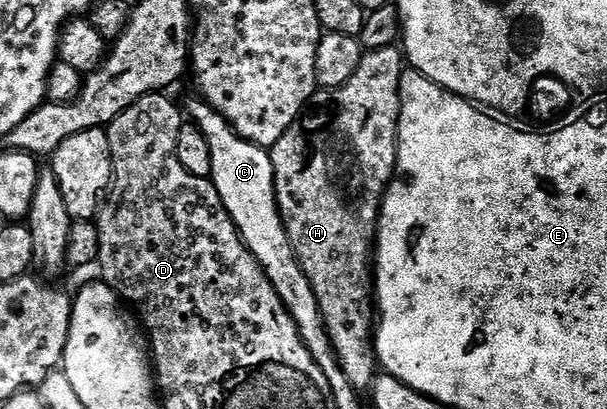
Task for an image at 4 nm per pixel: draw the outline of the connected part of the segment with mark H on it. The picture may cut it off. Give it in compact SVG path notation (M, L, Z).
M389 45L383 49L363 52L360 67L356 67L356 75L348 79L339 89L315 92L309 105L302 111L302 116L280 135L276 144L269 146L274 186L276 187L276 203L278 214L286 224L290 246L304 275L310 280L312 291L316 293L318 306L322 309L322 318L330 336L330 342L338 362L342 365L344 375L348 375L348 383L352 383L359 391L369 390L376 376L376 358L374 355L374 335L376 332L376 294L374 291L374 270L376 261L376 238L378 236L378 216L382 214L382 201L386 197L386 188L394 179L394 170L398 167L398 116L400 115L400 99L398 98L398 81L404 68L404 53L401 48Z

